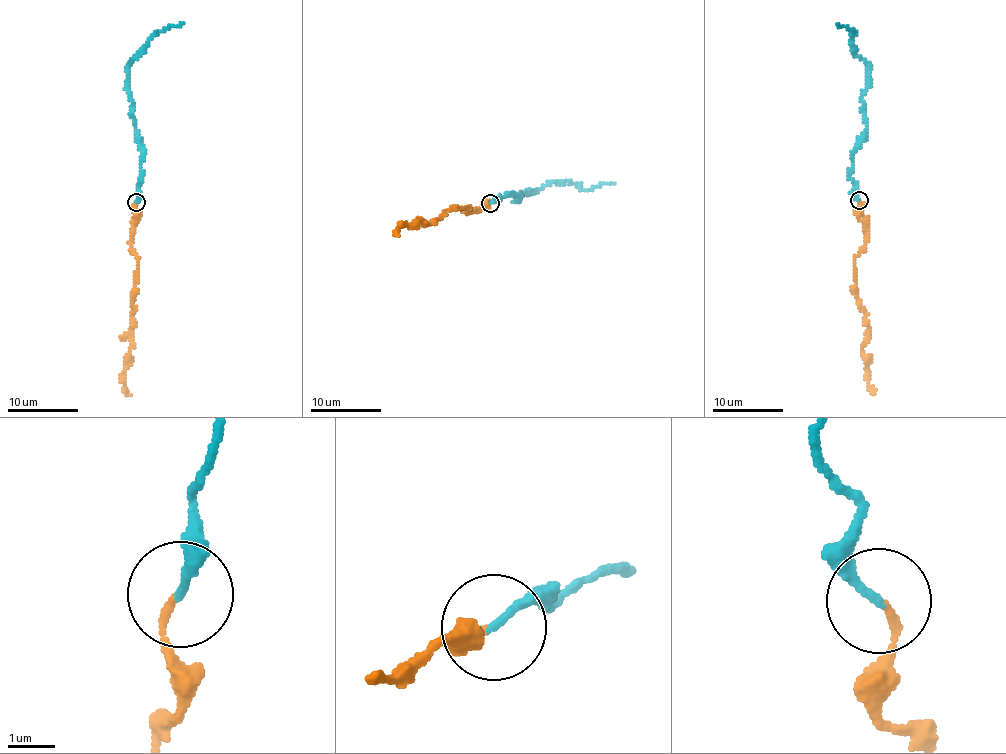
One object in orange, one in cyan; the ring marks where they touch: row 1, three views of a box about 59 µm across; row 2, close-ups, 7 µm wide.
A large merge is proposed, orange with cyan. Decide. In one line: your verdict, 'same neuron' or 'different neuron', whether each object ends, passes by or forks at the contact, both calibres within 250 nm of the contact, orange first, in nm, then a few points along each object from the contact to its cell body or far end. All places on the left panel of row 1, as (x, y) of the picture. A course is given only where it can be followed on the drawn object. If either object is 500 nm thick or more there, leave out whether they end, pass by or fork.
same neuron; orange ends; cyan ends; calibres 150 and 180 nm; course orange (135, 202), (137, 220), (130, 247), (137, 258), (136, 281), (122, 379), (129, 394); course cyan (137, 202), (143, 153), (127, 90), (128, 67), (161, 30), (183, 22)

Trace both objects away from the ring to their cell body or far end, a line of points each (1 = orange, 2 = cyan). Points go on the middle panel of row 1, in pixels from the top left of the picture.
1: (489, 203), (466, 213), (469, 206), (444, 212), (429, 225), (418, 219), (400, 225), (398, 234)
2: (491, 203), (510, 194), (520, 194), (518, 200), (551, 182), (585, 189), (614, 184)

